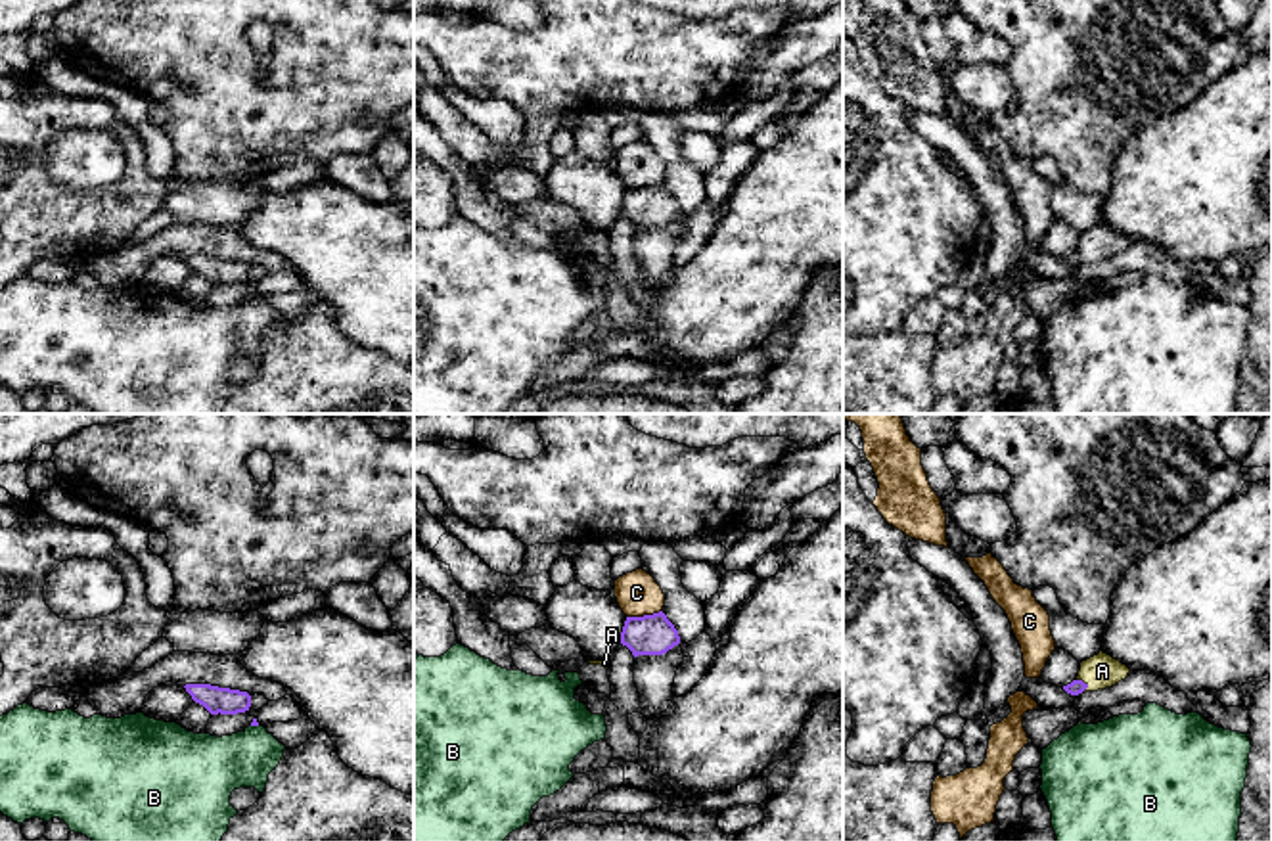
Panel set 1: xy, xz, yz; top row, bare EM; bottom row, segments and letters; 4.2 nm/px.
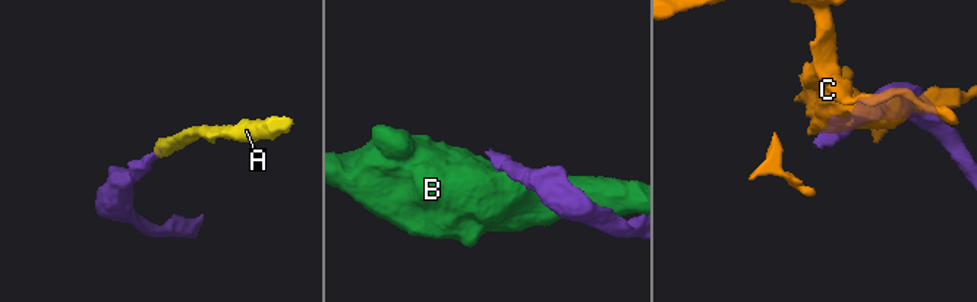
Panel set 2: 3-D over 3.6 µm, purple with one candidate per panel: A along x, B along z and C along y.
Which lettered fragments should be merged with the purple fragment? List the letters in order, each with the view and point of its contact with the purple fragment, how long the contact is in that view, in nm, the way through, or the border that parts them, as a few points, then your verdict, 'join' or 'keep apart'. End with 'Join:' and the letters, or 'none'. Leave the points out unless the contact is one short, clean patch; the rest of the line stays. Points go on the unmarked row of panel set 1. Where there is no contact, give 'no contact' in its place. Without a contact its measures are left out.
A: yz (1081, 251) | 70 nm | across yz (1077, 257), (1081, 251), (1102, 242) | join
B: xy (255, 295) | 40 nm | along xy (259, 295), (251, 297) | keep apart
C: xz (644, 186) | 160 nm | along xz (661, 181), (650, 186), (627, 188) | keep apart
Join: A

